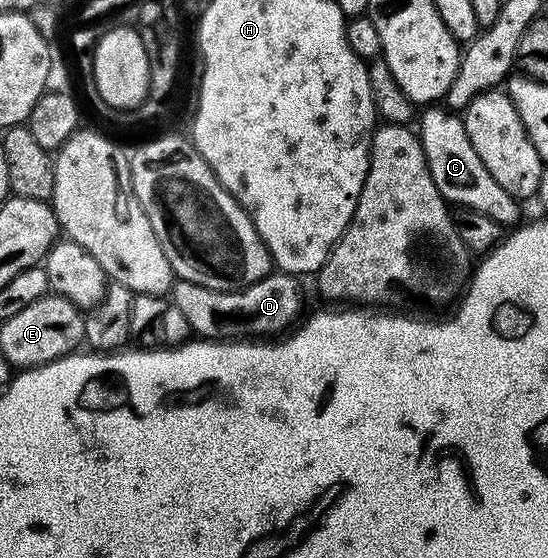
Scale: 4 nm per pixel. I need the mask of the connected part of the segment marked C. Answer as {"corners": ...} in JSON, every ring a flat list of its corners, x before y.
{"corners":[[430,106,423,112,426,113,423,114,422,121,421,116,417,121,416,131,422,137,424,158,428,162,432,182,436,182,436,190,440,190,447,204,459,209,479,211,501,226,517,225,519,201,512,194,508,194,508,190,504,190,504,186,500,186,500,182,496,182,492,174,488,174,488,166,484,166,484,162,480,162,480,154,472,150,465,119,457,111,445,106]]}

